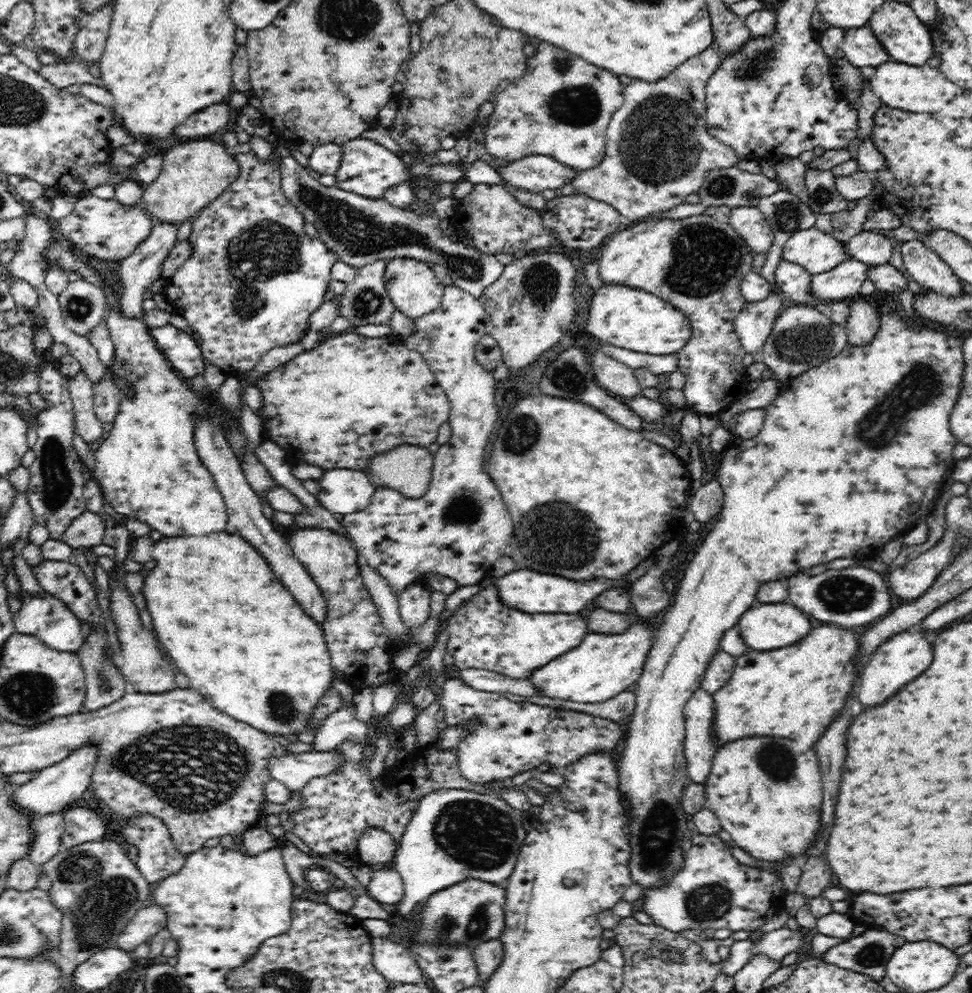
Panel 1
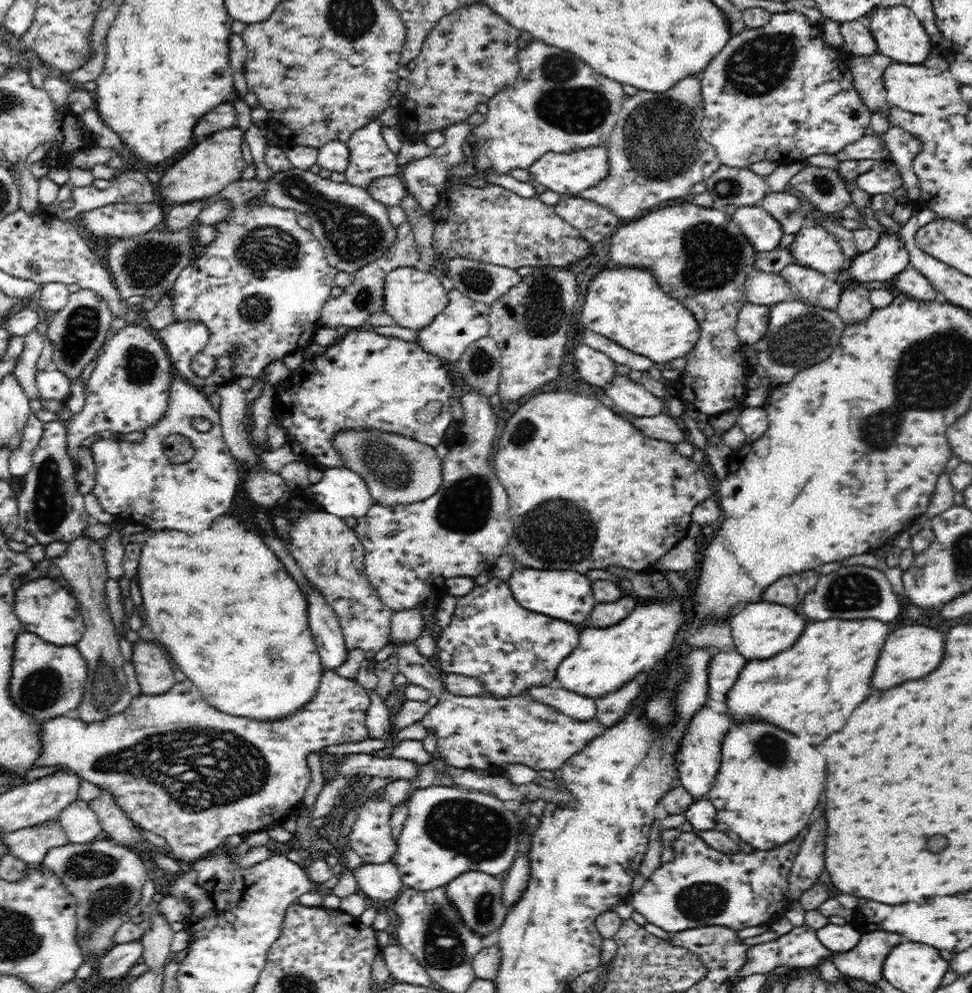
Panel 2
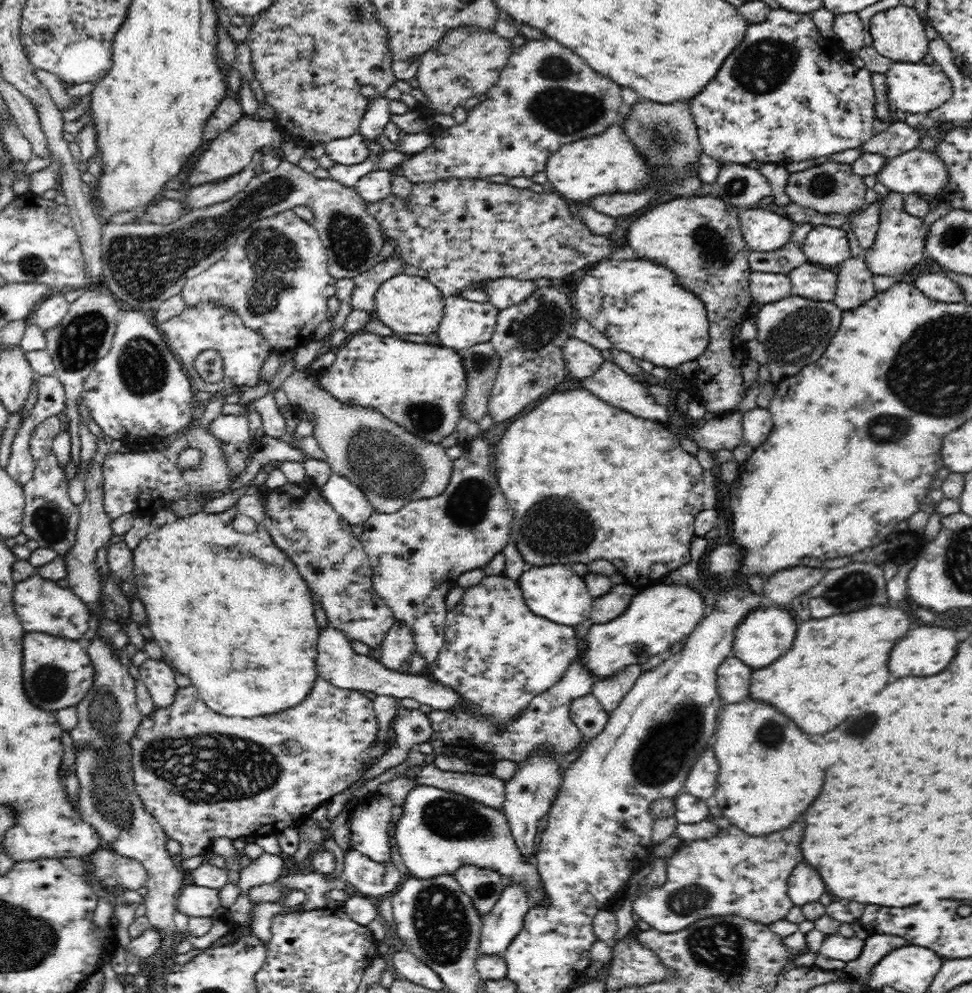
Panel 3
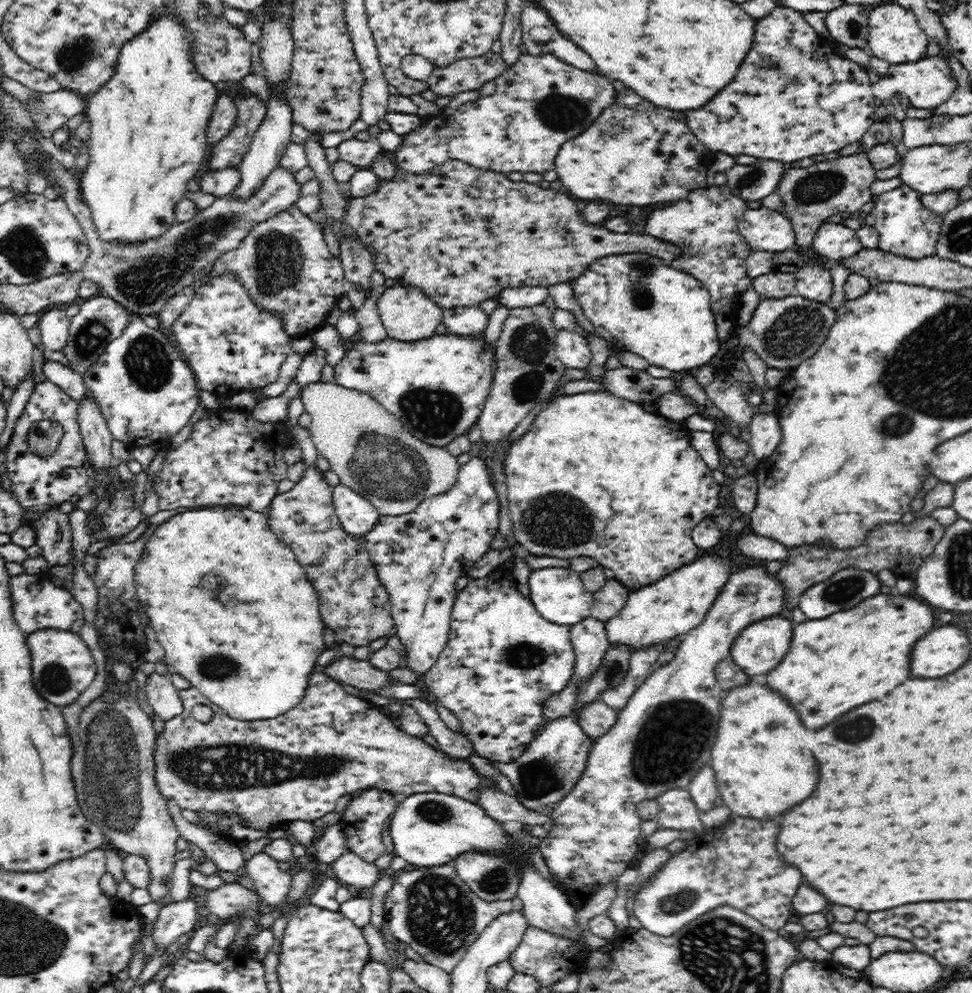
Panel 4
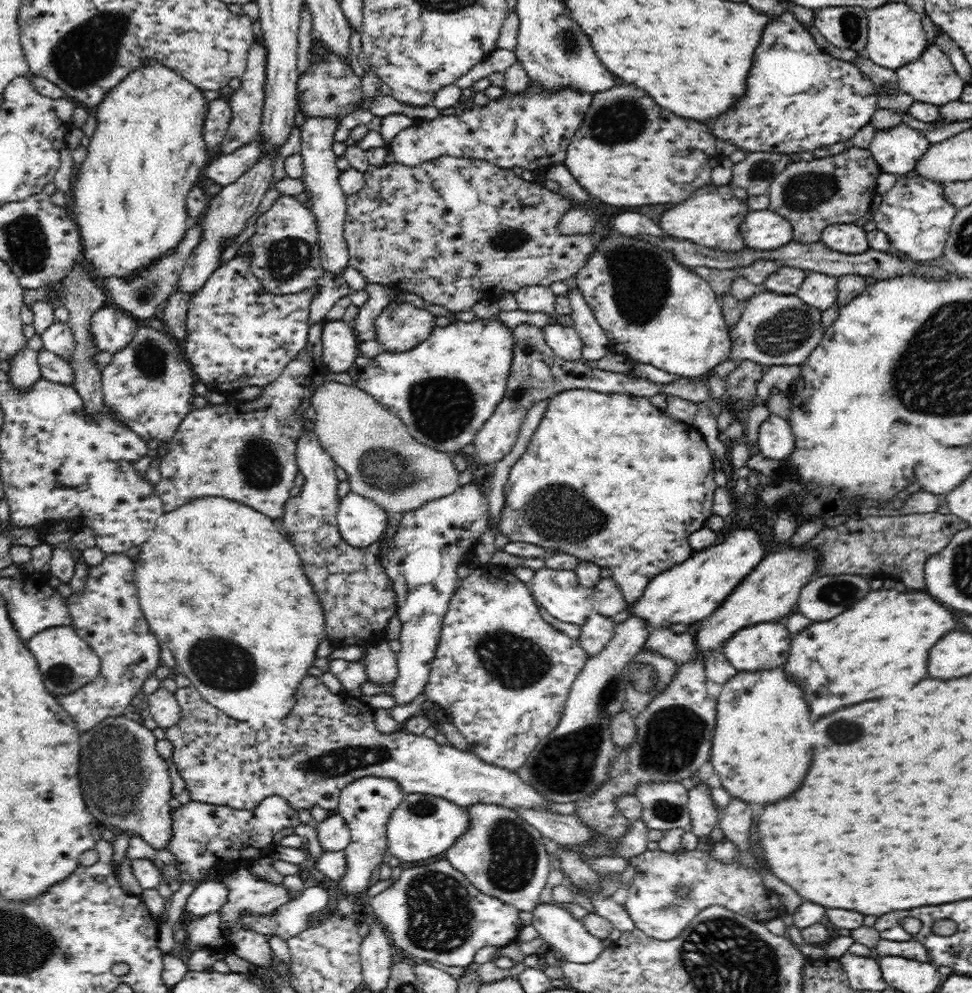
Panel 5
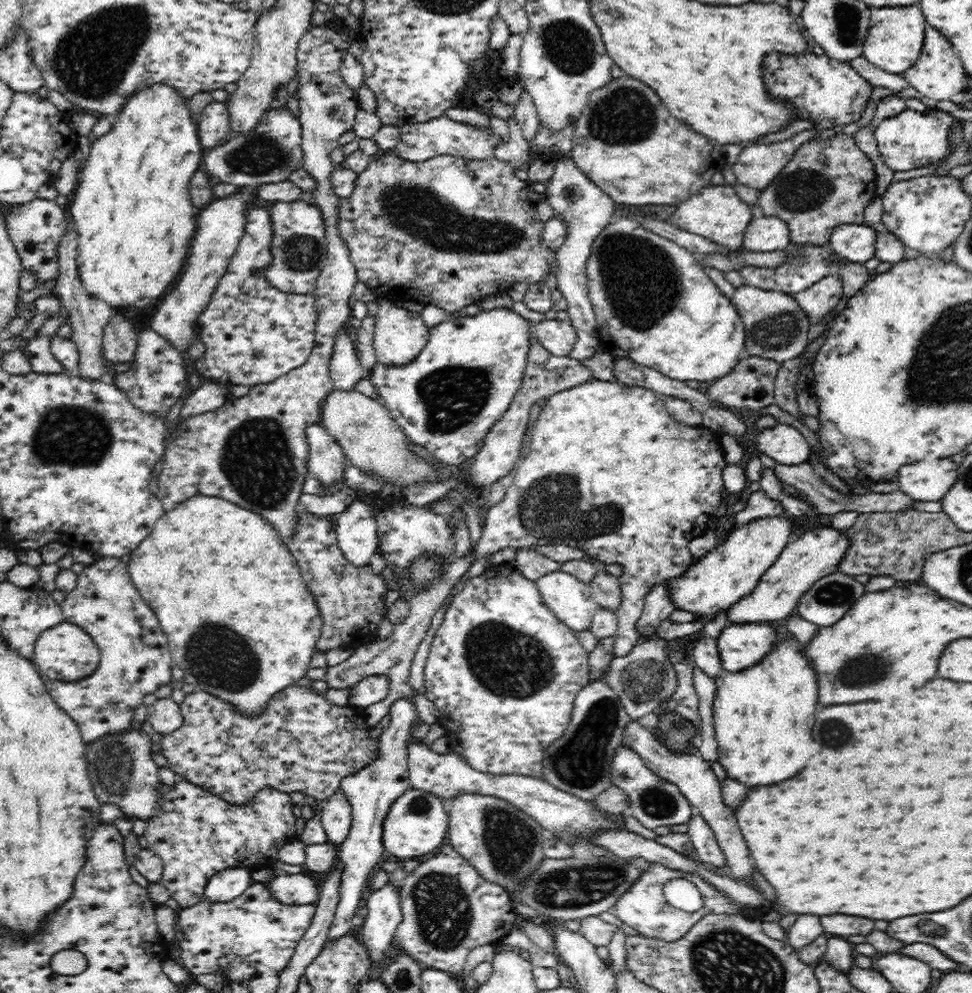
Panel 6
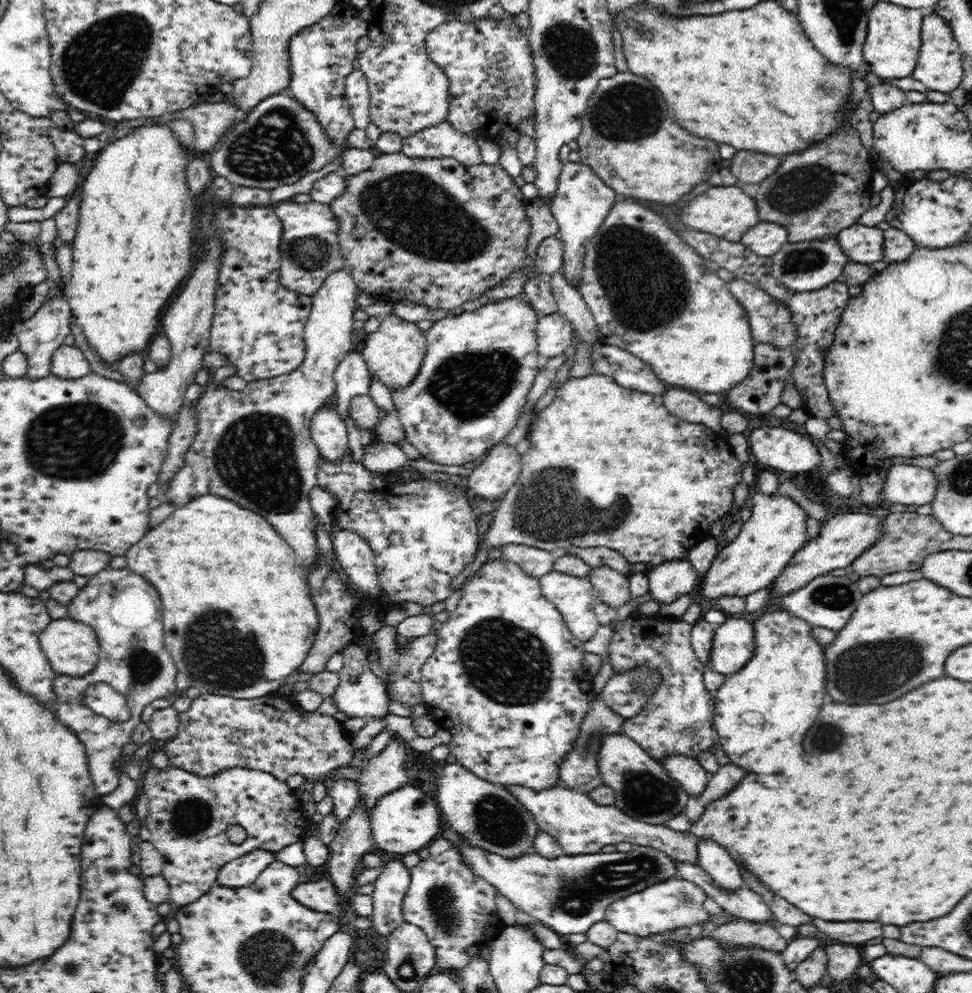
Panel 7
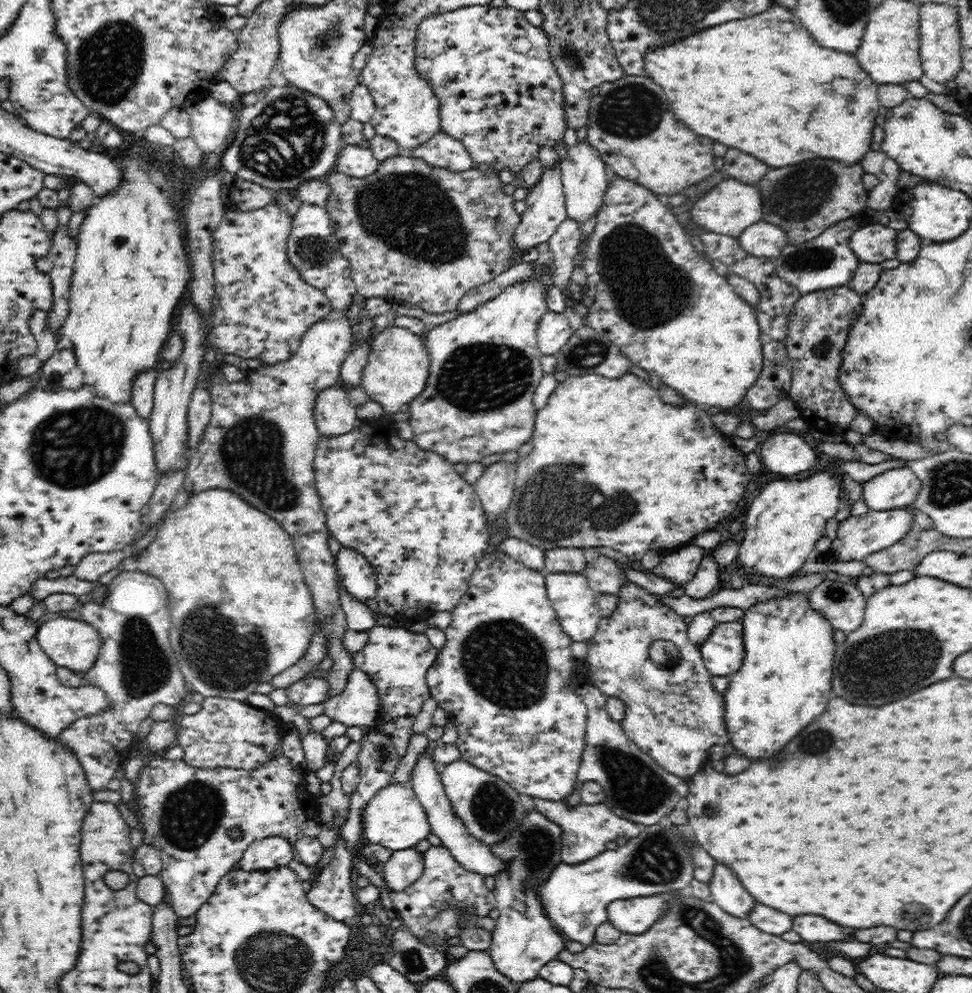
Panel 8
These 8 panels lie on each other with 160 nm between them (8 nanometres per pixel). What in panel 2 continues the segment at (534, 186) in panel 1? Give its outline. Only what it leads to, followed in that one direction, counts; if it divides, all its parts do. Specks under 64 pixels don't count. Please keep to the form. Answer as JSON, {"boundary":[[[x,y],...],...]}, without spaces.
{"boundary":[[[608,144],[587,147],[570,153],[548,152],[532,164],[529,171],[533,180],[563,196],[577,196],[584,189],[595,187],[609,173]]]}

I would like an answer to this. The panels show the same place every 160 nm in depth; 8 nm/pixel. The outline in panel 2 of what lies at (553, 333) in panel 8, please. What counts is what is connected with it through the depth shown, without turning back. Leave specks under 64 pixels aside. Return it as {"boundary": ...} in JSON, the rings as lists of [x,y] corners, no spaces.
{"boundary":[[[580,344],[574,348],[574,358],[576,358],[576,371],[580,378],[596,386],[606,386],[614,376],[616,376],[615,362],[600,352],[586,344]]]}

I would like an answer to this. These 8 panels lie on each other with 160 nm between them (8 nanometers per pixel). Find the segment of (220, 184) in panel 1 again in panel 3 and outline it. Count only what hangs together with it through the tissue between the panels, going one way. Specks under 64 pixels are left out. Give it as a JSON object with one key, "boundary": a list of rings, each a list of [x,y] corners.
{"boundary":[[[257,114],[256,116],[242,115],[242,118],[237,120],[226,132],[211,140],[211,146],[208,146],[208,150],[194,164],[188,178],[188,185],[185,186],[189,188],[198,186],[198,184],[206,184],[206,182],[218,182],[218,180],[238,174],[252,164],[253,156],[259,149],[283,145],[286,140],[282,138],[282,130],[283,127],[280,127],[277,122],[272,122],[272,126],[270,126],[268,119],[263,119]]]}

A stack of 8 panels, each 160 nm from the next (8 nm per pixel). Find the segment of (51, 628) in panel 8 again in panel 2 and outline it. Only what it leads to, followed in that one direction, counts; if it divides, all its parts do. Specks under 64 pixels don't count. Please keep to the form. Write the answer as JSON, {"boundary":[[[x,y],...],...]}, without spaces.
{"boundary":[[[27,631],[16,638],[10,690],[20,710],[42,721],[70,715],[82,703],[86,681],[87,662],[77,645],[56,646]]]}

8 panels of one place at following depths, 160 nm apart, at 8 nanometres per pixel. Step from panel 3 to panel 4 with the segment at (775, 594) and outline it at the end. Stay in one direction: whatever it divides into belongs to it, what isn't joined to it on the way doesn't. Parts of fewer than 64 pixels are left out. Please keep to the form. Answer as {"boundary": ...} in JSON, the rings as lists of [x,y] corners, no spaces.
{"boundary":[[[929,514],[923,518],[916,518],[910,524],[902,524],[899,521],[875,525],[875,528],[864,536],[864,542],[852,548],[834,548],[833,544],[827,542],[794,546],[787,549],[784,566],[777,572],[776,577],[785,586],[785,596],[788,601],[794,596],[800,596],[813,584],[826,580],[846,568],[865,570],[875,575],[882,570],[890,570],[898,579],[905,577],[915,580],[917,570],[928,556],[932,556],[944,532],[946,527]]]}

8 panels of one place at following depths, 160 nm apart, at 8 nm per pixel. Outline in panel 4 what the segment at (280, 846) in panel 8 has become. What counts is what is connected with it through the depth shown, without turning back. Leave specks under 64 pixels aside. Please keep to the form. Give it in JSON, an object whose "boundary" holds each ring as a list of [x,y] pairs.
{"boundary":[[[187,898],[162,907],[153,933],[155,946],[166,948],[178,936],[191,934],[198,917],[202,916],[202,912],[199,913],[200,908],[202,904],[195,898]]]}

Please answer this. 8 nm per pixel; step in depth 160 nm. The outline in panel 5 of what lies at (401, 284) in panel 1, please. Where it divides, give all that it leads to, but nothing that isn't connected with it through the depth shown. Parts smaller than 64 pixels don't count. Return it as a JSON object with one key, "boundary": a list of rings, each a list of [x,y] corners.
{"boundary":[[[399,300],[391,302],[376,319],[375,340],[384,346],[384,351],[393,353],[408,352],[430,336],[431,330],[435,327],[434,319],[435,316],[428,310],[414,307],[410,303],[403,303]]]}

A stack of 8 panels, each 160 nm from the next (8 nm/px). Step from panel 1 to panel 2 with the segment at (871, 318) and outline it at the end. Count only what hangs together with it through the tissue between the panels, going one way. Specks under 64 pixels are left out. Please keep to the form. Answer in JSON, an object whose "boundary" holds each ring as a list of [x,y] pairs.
{"boundary":[[[846,282],[837,306],[840,318],[848,322],[862,322],[872,312],[870,290],[862,286],[863,282]]]}

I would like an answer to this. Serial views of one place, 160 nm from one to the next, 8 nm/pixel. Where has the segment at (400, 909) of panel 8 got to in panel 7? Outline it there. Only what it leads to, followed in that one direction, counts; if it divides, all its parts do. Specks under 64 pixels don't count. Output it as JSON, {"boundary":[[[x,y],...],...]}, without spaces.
{"boundary":[[[442,837],[429,845],[429,856],[410,867],[410,886],[402,902],[405,922],[419,926],[437,954],[436,967],[463,968],[470,962],[466,950],[487,944],[504,927],[496,911],[494,896],[499,890],[472,873],[458,849]]]}

